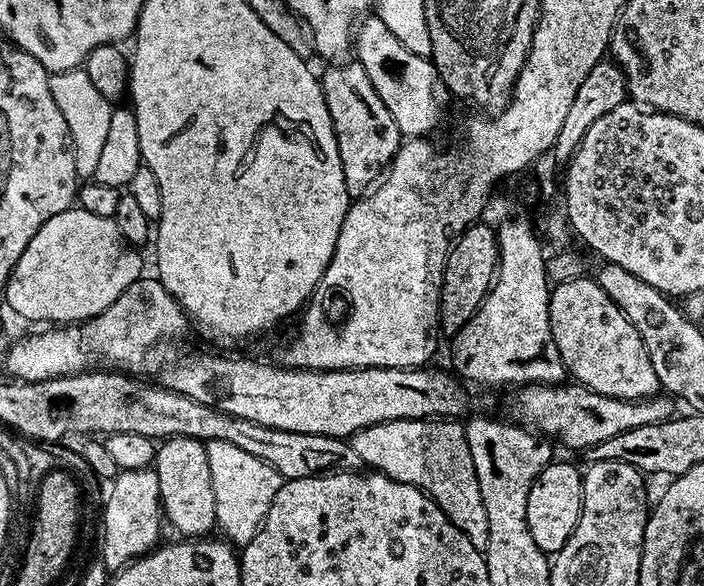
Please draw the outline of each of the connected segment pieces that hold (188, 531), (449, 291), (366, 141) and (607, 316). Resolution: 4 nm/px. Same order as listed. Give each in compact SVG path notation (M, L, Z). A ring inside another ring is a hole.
M173 436L157 447L152 466L158 478L161 509L167 523L169 520L181 537L207 537L209 531L215 529L217 510L205 443L185 436Z
M484 223L472 224L461 236L456 237L448 249L440 291L440 331L448 338L455 336L459 328L470 322L496 279L496 265L500 262L496 252L496 228Z
M336 62L322 72L320 85L326 98L326 110L330 110L330 118L334 126L334 138L338 142L338 154L342 158L342 178L346 178L346 190L349 197L359 198L369 191L383 177L396 152L400 149L402 137L394 118L390 118L390 110L386 110L382 98L378 98L378 90L370 86L370 78L366 78L366 70L358 62Z
M579 278L555 285L551 289L550 326L552 337L556 339L558 350L562 354L562 362L577 384L594 390L598 394L606 394L623 400L642 400L655 396L661 391L658 374L654 374L654 366L650 366L650 354L646 354L646 346L642 346L642 338L638 330L618 310L616 303L609 298L606 290L592 278Z

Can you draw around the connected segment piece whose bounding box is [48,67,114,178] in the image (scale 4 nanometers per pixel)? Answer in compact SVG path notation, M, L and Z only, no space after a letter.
M83 67L51 73L48 81L50 82L50 94L54 94L54 103L58 105L58 110L62 110L62 118L66 118L66 126L70 126L72 148L76 152L74 158L76 175L80 178L91 178L106 143L106 133L110 127L110 114L114 107L113 101L102 98L98 86L94 86L94 82L90 82Z

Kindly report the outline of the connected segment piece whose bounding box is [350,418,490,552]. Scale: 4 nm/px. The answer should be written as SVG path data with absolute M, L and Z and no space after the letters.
M452 418L382 422L354 433L350 443L361 465L423 490L444 511L446 518L470 538L474 550L486 550L490 525L486 523L486 506L482 506L478 474L474 474L474 458L470 458L463 423Z

